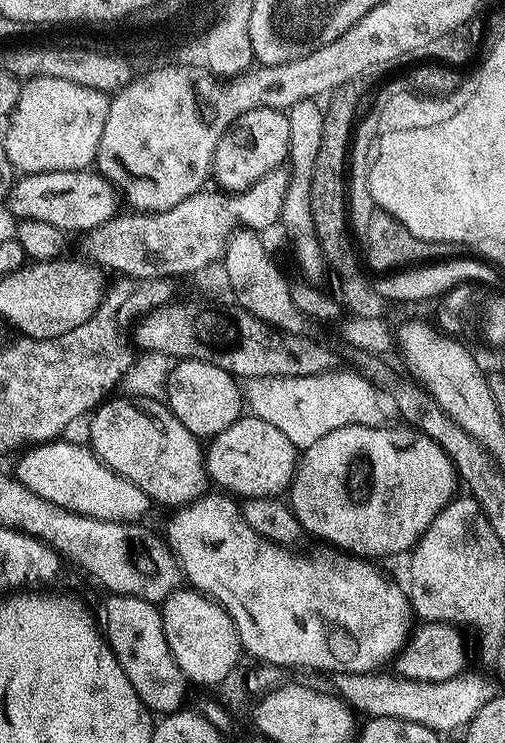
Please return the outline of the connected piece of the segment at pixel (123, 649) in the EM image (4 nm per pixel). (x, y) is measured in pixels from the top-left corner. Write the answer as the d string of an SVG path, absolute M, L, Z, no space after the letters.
M109 595L107 599L108 601L104 604L104 620L102 616L102 631L108 645L118 658L118 666L122 666L126 678L130 678L130 686L134 686L134 694L138 694L138 698L153 714L181 711L185 707L184 699L188 696L190 682L184 677L178 662L174 662L170 654L170 646L166 642L160 622L160 608L142 598Z

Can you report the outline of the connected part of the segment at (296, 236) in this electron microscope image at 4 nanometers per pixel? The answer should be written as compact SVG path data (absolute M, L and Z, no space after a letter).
M303 100L287 109L286 115L290 122L290 142L286 161L288 185L282 202L279 227L284 228L284 236L292 247L292 256L300 263L301 270L308 276L320 276L326 272L326 264L318 242L318 234L314 230L314 214L310 210L310 182L314 174L314 158L318 158L318 146L322 146L324 109L316 100Z

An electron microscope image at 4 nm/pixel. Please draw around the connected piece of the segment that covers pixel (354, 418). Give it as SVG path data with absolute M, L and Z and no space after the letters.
M340 371L305 376L263 376L249 380L242 388L247 411L262 418L262 422L270 422L270 426L282 430L297 450L314 446L318 438L342 426L381 427L381 389L376 389L366 377L356 372Z

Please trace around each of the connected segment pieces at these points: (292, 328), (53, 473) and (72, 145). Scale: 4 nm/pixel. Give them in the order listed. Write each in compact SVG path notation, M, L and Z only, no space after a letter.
M241 230L229 240L222 257L222 269L226 276L237 307L244 308L262 321L280 331L303 335L308 320L294 306L291 285L282 276L279 268L268 259L263 240L257 233Z
M57 438L47 444L29 447L23 453L25 456L17 462L14 475L27 488L34 490L38 498L52 500L58 506L86 518L123 524L143 521L143 516L150 509L148 495L138 490L138 486L125 476L110 470L110 466L103 464L91 447L81 444L71 444L68 438Z
M43 76L25 80L23 85L22 98L18 98L18 106L14 106L12 115L7 117L8 129L2 136L2 143L6 146L6 154L13 169L20 174L58 170L79 172L87 169L95 161L98 142L102 138L102 126L106 126L109 97L98 90L90 90L90 86L78 86L63 78Z

